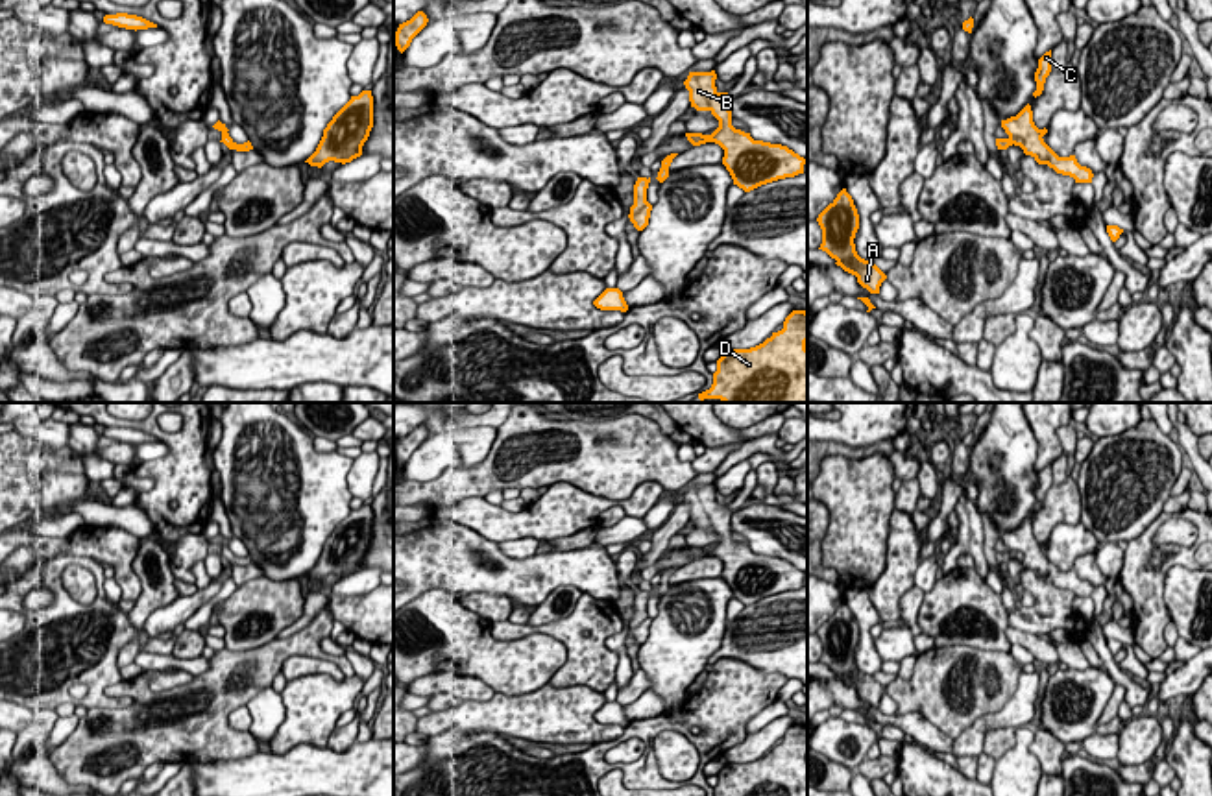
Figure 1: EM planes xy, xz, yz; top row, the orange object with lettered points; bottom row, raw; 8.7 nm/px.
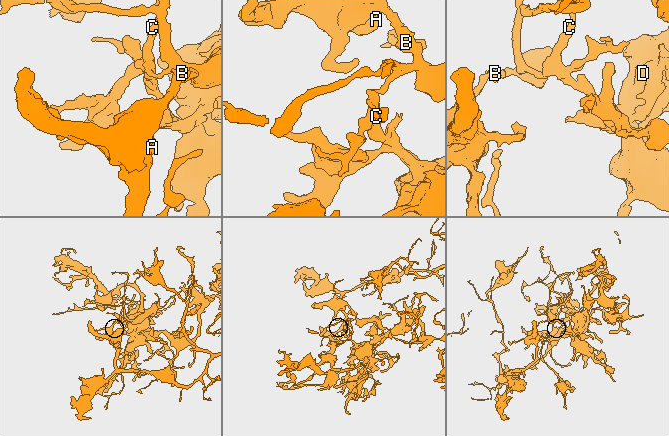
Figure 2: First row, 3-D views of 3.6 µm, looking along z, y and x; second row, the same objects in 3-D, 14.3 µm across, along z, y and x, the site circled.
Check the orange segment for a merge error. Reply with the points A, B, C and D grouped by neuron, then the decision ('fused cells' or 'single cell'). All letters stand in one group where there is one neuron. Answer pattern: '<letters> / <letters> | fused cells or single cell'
A B / C D | fused cells

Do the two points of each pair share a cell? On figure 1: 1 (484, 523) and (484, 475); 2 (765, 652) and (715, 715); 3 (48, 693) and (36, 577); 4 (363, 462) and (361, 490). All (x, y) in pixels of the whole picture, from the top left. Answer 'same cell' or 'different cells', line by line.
1: different cells
2: different cells
3: same cell
4: same cell

